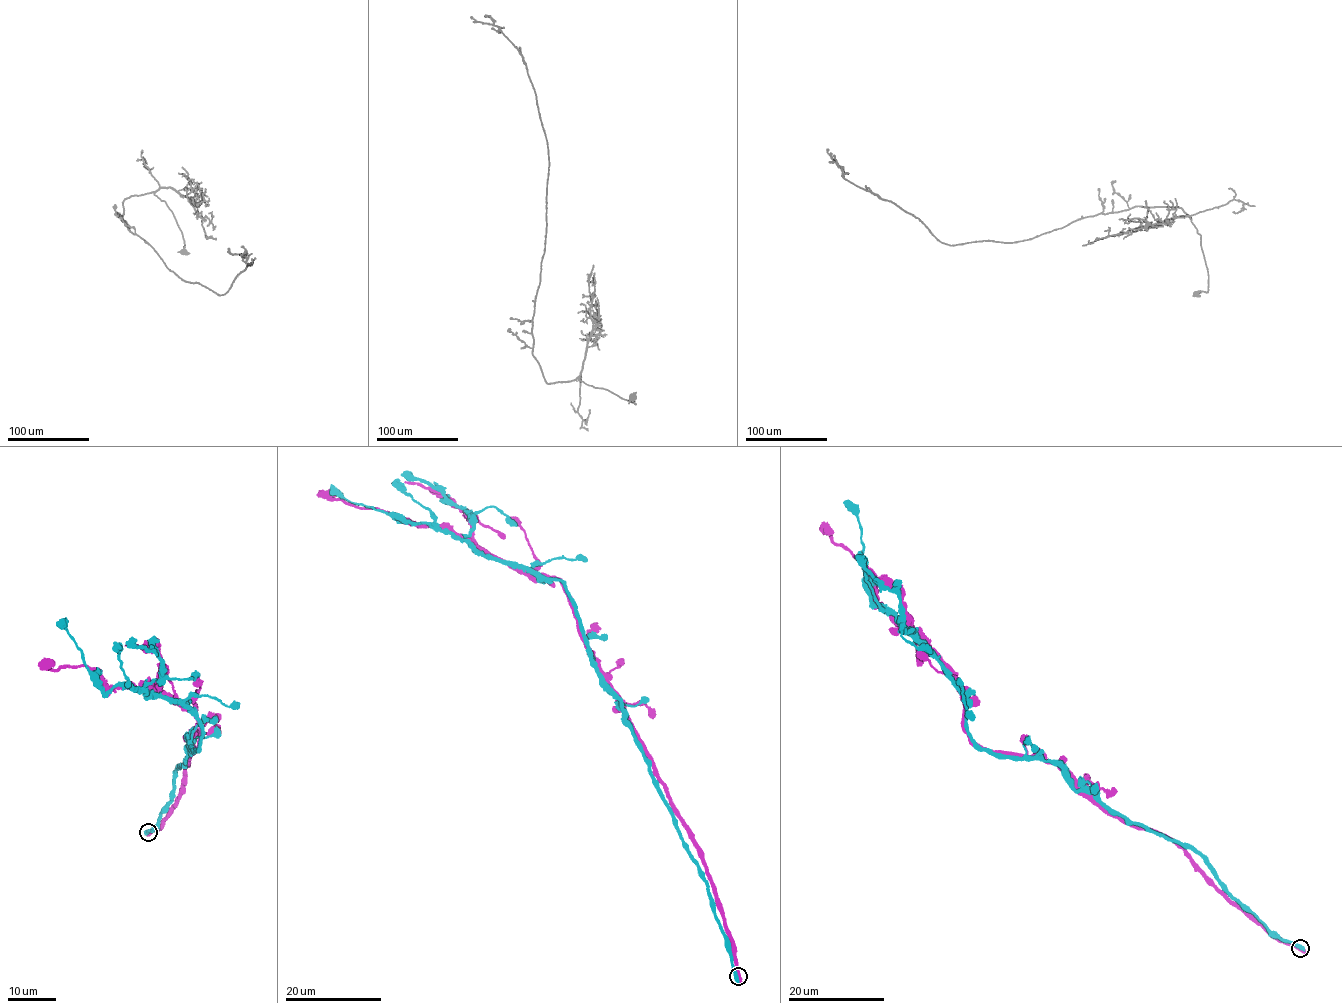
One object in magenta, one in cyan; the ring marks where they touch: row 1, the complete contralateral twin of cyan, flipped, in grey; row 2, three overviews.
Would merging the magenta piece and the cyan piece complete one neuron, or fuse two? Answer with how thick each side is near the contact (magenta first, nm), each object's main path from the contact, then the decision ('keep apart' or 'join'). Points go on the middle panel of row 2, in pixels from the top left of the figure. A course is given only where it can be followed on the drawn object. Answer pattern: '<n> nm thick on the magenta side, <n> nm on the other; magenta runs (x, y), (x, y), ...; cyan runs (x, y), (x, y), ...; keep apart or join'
500 nm thick on the magenta side, 650 nm on the other; magenta runs (737, 976), (705, 862), (562, 584), (518, 571), (445, 527), (316, 494); cyan runs (737, 976), (706, 883), (621, 702), (592, 661), (566, 587), (426, 523), (346, 499), (331, 484); keep apart

